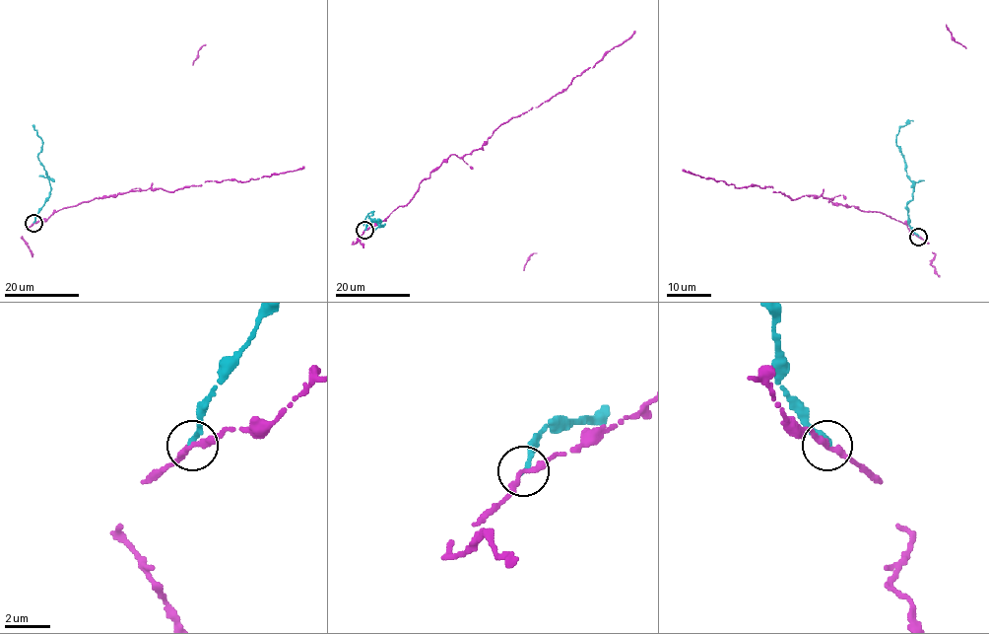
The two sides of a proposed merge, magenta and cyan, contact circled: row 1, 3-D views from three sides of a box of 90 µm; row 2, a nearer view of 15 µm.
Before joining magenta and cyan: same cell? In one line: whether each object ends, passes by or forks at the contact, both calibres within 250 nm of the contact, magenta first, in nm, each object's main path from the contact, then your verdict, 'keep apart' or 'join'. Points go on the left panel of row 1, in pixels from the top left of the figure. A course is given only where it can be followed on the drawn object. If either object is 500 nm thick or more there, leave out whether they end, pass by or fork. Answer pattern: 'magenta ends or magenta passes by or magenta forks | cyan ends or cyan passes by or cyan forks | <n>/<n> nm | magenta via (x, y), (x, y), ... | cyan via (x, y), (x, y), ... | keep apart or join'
magenta passes by | cyan ends | 260/200 nm | magenta via (34, 223), (46, 220), (62, 208), (97, 197), (149, 189), (170, 192), (208, 180), (243, 181), (304, 167) | cyan via (34, 222), (48, 196), (50, 185), (37, 157), (42, 140), (32, 125) | keep apart

